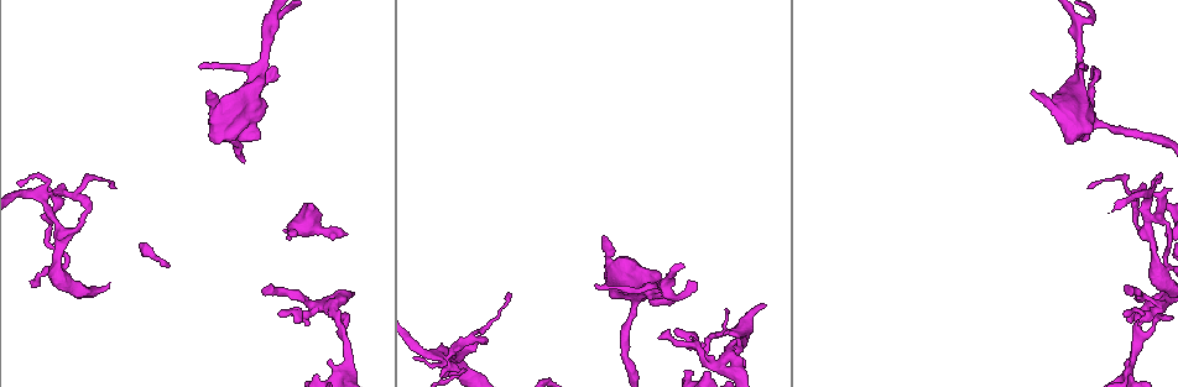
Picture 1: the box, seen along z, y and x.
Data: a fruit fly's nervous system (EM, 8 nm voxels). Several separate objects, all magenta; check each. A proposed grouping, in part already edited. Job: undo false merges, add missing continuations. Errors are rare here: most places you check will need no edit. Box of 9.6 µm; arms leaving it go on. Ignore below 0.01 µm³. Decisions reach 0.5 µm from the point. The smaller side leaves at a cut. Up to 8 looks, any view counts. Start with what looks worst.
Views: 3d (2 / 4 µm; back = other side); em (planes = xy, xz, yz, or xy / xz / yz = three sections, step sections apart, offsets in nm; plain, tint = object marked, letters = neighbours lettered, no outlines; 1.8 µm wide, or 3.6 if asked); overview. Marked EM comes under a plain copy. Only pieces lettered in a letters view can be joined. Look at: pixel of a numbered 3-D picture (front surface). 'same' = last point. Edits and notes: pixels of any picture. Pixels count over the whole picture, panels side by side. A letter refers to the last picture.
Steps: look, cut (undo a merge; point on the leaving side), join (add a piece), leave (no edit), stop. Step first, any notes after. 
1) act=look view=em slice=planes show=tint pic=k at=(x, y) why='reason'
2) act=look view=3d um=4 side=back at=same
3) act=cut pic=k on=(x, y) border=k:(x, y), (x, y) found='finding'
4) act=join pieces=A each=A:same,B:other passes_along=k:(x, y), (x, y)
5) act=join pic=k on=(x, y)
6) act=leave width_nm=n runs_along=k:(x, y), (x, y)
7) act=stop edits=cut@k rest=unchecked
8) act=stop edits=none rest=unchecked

act=look view=3d um=2 pic=1 at=(738, 334) why='looks like a crossing'

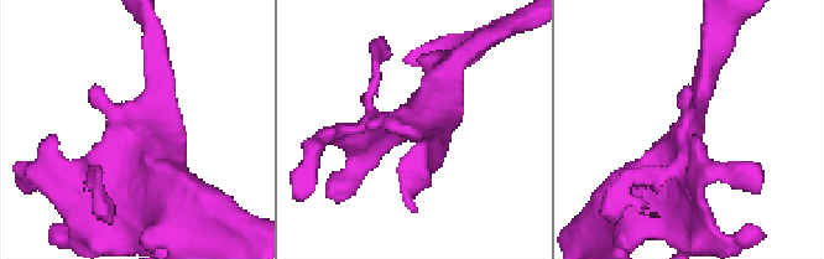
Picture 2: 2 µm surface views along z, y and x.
act=look view=em slice=planes show=letters pic=2 at=(413, 125)

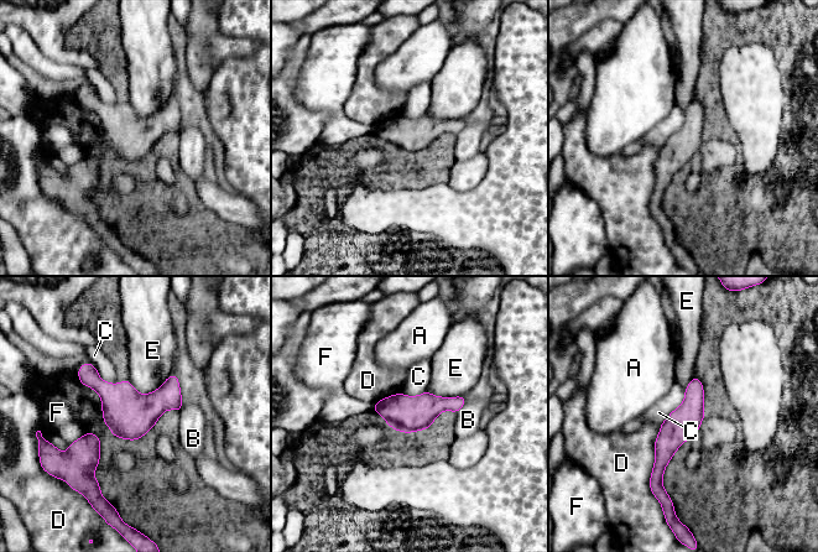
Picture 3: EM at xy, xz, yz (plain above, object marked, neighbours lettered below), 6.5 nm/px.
act=leave each=A:other,B:other,C:other,D:other,E:other,F:other runs_along=3:(696, 380), (658, 483) found='continuous, no second neuron'

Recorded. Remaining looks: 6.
act=look view=3d um=4 side=back pic=1 at=(74, 194) why='touches itself'

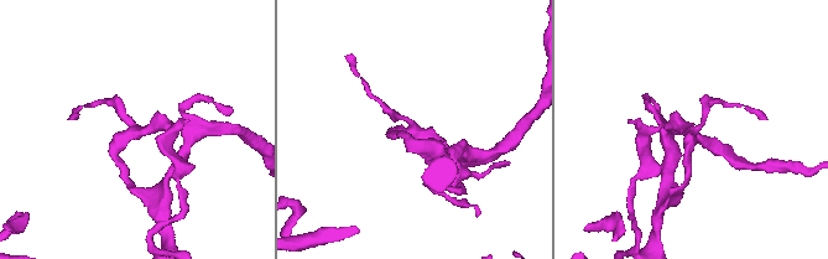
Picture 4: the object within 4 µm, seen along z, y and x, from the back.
act=look view=em slice=planes show=letters pic=4 at=(137, 129)

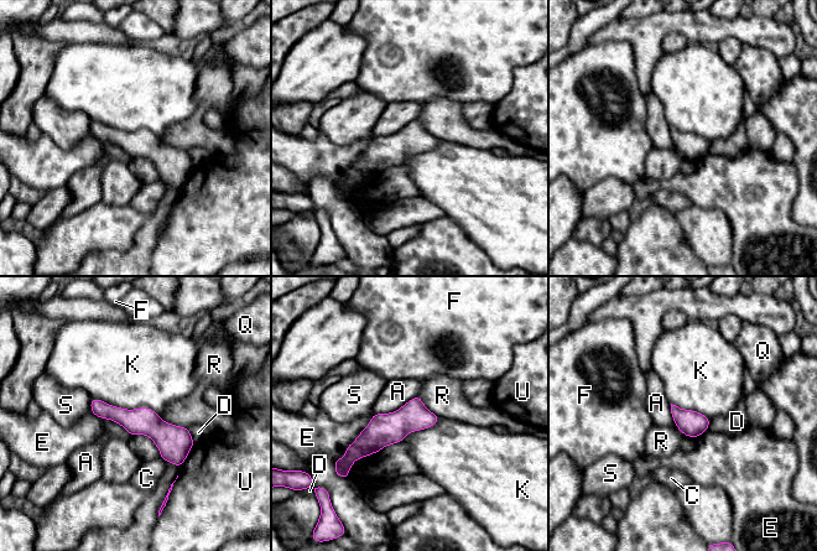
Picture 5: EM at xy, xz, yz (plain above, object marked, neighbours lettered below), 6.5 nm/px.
act=leave each=A:other,C:other,D:other,E:other,F:other,K:other,Q:other,R:other,S:other,U:other runs_along=5:(93, 403), (145, 421), (180, 461) found='continuous, no second neuron'

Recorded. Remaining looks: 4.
act=look view=em slice=planes show=tint pic=1 at=(57, 276) why='thick turns thin'

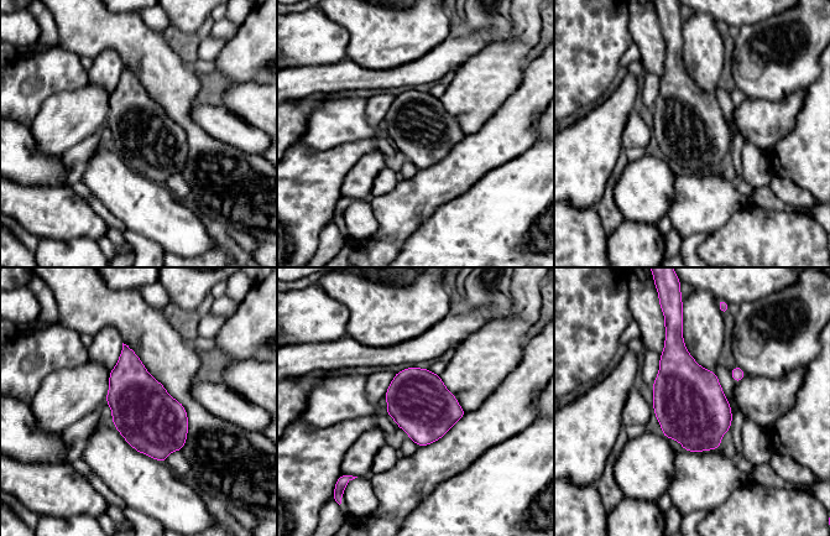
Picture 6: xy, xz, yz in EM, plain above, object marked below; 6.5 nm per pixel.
act=look view=em slice=planes show=letters at=same

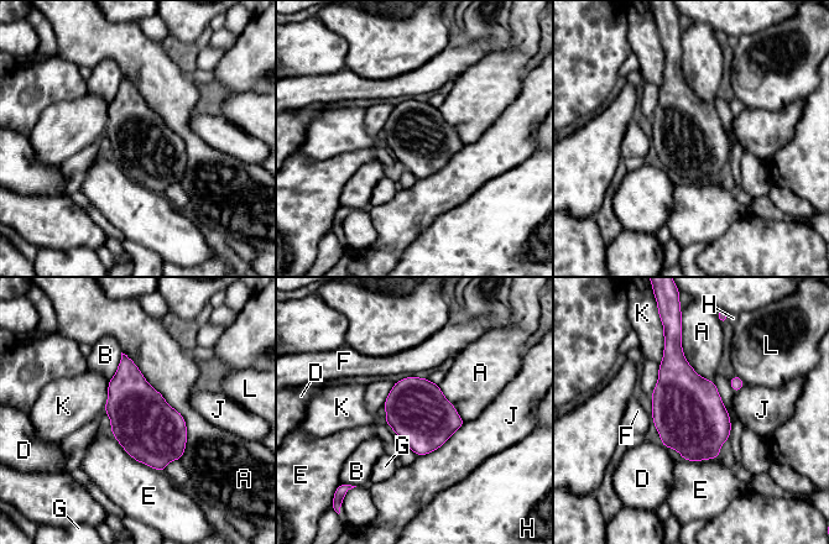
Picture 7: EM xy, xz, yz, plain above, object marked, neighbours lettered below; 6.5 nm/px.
act=leave width_nm=400 each=A:other,B:other,D:other,E:other,F:other,G:other,H:other,J:other,K:other,L:other border=7:(113, 437), (134, 459), (162, 471) found='all the same neuron'

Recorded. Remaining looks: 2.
act=look view=em slice=planes show=letters pic=1 at=(1126, 317)

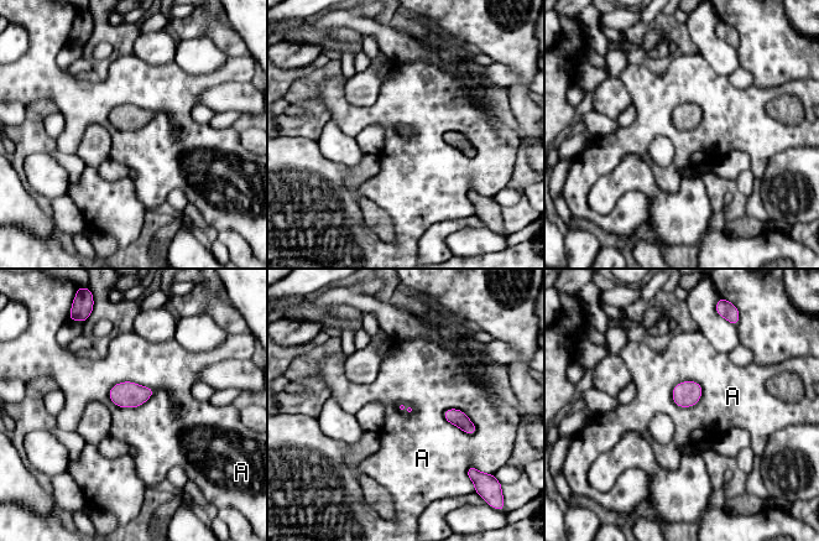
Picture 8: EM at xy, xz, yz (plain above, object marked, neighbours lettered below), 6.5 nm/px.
act=leave each=A:other border=8:(155, 390), (119, 381), (108, 396) found='no lettered piece goes on from it'

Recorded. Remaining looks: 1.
act=stop edits=none rest=unchecked

